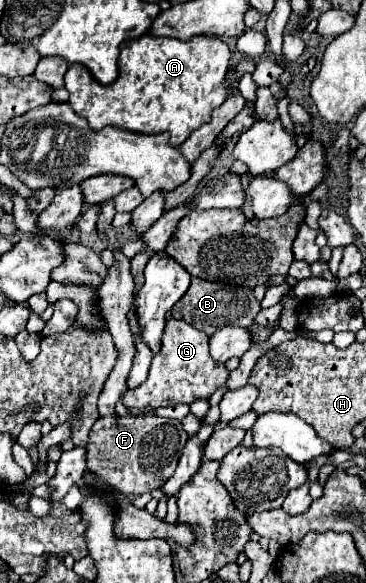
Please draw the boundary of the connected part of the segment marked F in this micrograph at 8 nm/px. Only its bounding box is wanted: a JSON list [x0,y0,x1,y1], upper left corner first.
[87,415,187,499]

